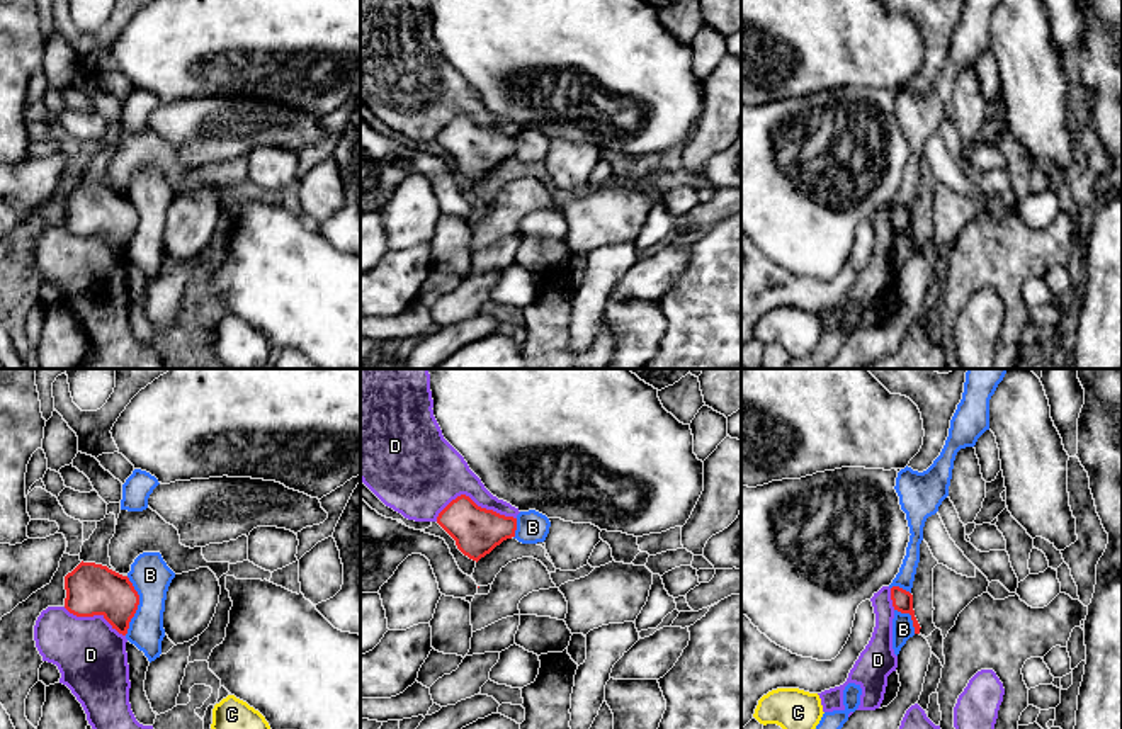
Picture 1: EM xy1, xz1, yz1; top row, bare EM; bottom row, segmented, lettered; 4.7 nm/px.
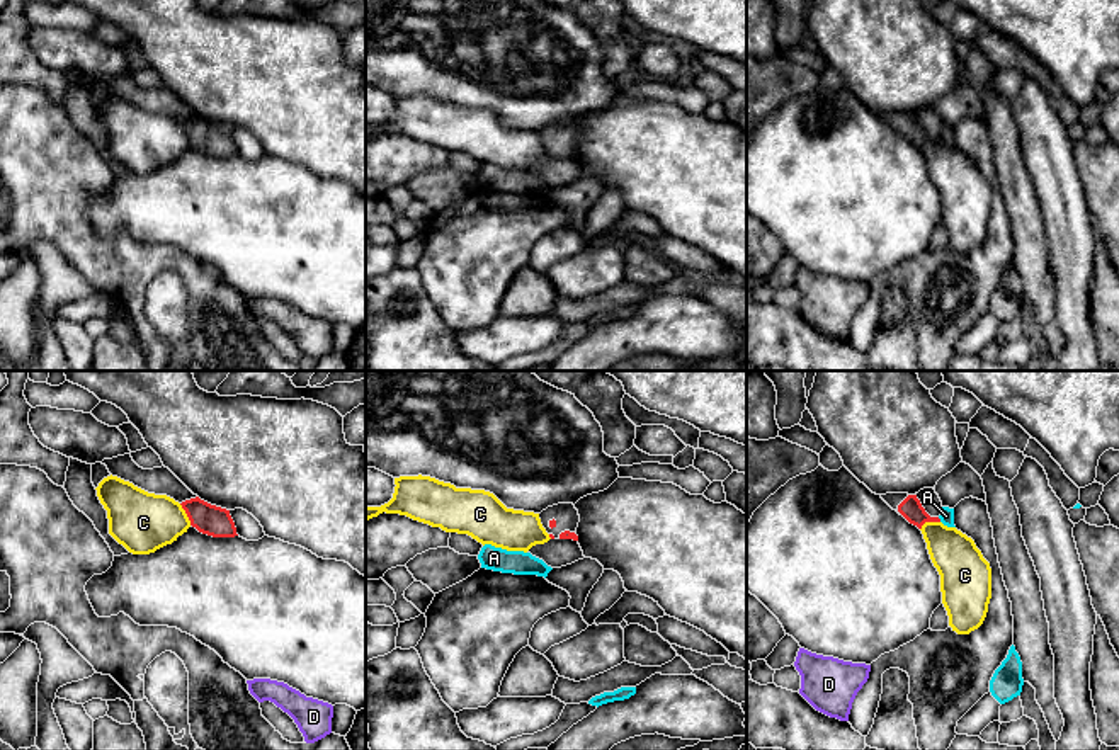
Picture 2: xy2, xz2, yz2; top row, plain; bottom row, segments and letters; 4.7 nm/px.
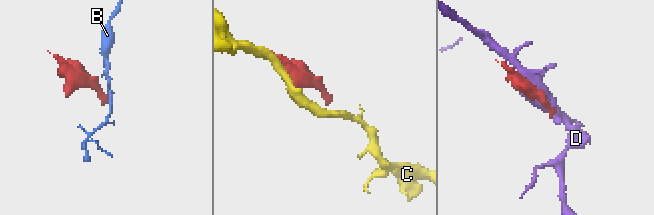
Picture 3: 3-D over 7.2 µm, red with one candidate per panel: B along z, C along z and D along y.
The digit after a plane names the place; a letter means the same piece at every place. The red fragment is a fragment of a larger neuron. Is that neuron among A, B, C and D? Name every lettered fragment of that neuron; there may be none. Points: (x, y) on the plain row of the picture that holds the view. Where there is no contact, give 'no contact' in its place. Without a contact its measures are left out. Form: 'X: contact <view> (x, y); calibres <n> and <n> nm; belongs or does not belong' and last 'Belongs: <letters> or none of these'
A: contact yz2 (939, 138); calibres 100 and 70 nm; does not belong
B: contact xy1 (138, 223); calibres 240 and 190 nm; does not belong
C: contact xy2 (186, 131); calibres 140 and 280 nm; does not belong
D: contact xz1 (475, 123); calibres 220 and 320 nm; does not belong
Belongs: none of these

